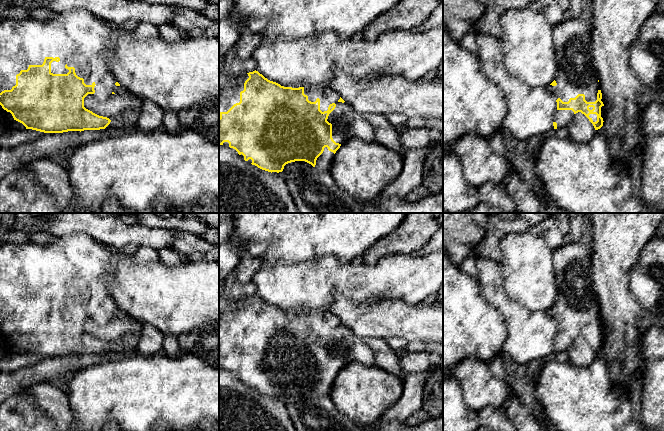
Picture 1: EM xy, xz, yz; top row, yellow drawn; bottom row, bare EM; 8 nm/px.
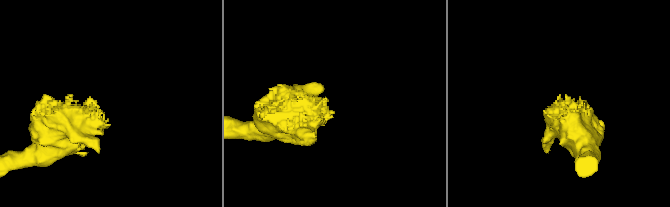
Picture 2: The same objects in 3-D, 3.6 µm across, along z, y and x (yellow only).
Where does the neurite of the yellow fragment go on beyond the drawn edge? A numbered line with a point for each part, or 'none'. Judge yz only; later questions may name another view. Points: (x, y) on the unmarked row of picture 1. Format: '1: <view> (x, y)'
1: yz (576, 298)

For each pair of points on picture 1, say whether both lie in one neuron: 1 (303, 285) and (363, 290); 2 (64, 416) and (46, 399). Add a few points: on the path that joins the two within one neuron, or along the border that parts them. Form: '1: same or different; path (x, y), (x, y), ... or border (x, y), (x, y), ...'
1: same; path (318, 283), (348, 283)
2: same; path (60, 412), (50, 402)

